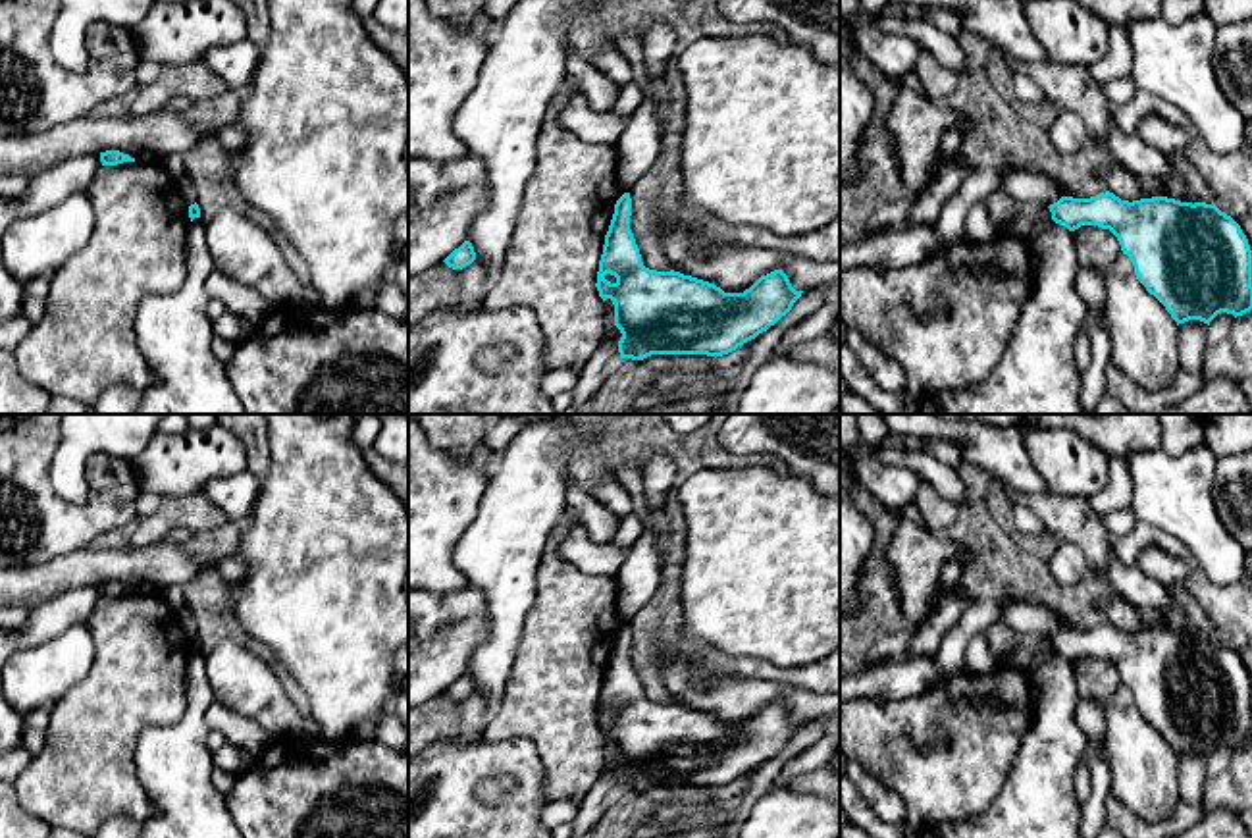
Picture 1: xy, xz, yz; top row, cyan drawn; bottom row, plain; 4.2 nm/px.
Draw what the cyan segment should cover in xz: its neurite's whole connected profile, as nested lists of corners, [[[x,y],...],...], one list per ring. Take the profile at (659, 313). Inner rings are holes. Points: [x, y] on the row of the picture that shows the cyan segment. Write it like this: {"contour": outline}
{"contour": [[[624,193],[616,204],[614,214],[605,235],[603,254],[597,272],[597,291],[603,301],[611,299],[614,304],[614,326],[620,329],[622,337],[618,341],[620,358],[643,360],[651,354],[707,354],[722,356],[743,343],[755,339],[759,333],[774,326],[782,316],[786,316],[794,302],[803,291],[796,291],[782,270],[774,270],[761,275],[743,293],[724,293],[715,283],[684,275],[680,272],[657,272],[649,270],[641,262],[639,249],[636,245],[634,233],[630,229],[632,198]]]}

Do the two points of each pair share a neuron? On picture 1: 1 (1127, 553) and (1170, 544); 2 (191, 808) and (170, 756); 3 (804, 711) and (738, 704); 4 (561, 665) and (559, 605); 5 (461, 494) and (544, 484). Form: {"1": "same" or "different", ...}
{"1": "same", "2": "same", "3": "same", "4": "same", "5": "different"}

